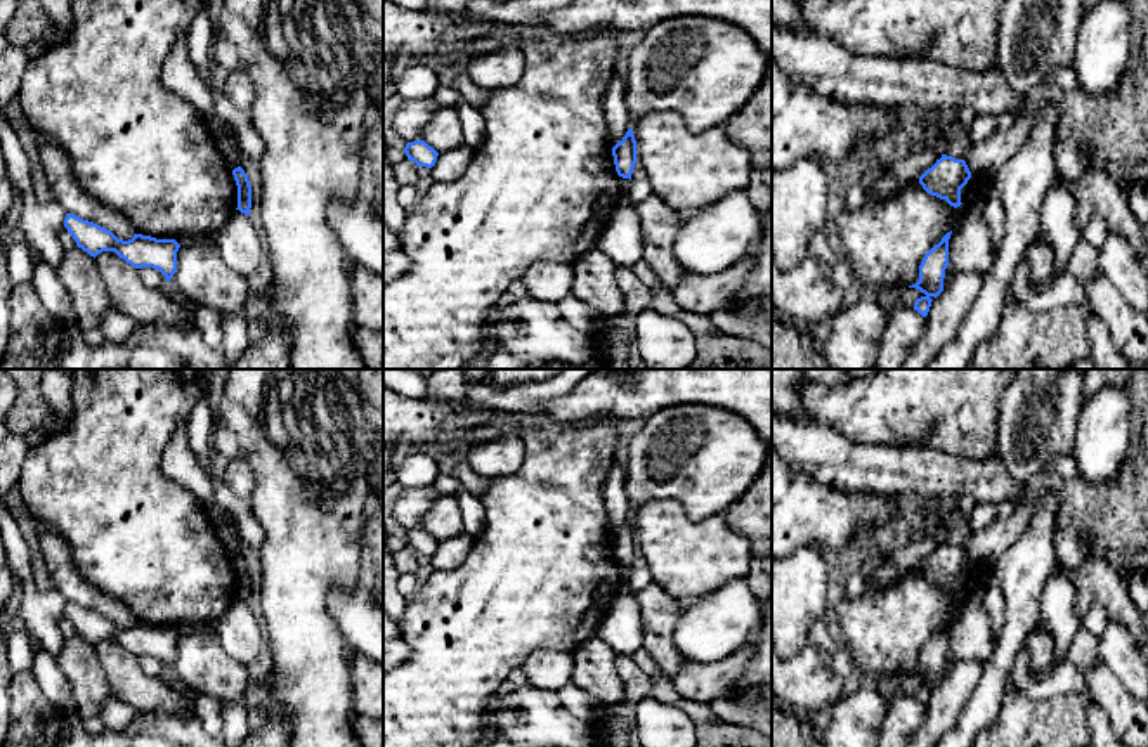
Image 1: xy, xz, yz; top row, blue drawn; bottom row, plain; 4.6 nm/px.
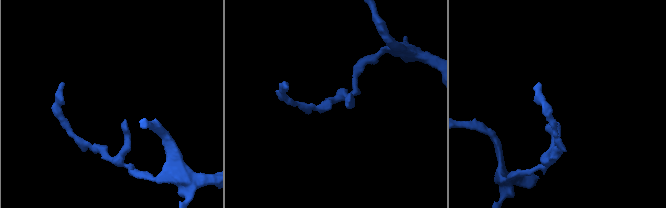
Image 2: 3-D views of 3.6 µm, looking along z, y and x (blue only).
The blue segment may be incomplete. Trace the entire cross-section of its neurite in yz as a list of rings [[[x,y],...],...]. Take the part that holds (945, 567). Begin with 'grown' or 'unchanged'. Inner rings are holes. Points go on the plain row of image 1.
unchanged | [[[942,542],[942,546],[919,565],[919,572],[928,582],[945,588],[950,594],[957,596],[962,593],[961,577],[969,567],[971,560],[964,548]]]

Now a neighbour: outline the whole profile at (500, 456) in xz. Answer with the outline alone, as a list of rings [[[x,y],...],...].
[[[505,433],[484,444],[470,445],[463,458],[487,480],[515,473],[524,458],[525,447],[522,437]]]

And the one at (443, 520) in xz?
[[[440,496],[423,516],[423,529],[439,542],[463,532],[456,496]]]

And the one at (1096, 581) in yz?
[[[1086,555],[1079,567],[1070,568],[1070,577],[1077,591],[1079,619],[1099,603],[1108,620],[1125,624],[1136,643],[1143,650],[1148,646],[1148,622],[1132,603],[1122,574],[1103,555]]]

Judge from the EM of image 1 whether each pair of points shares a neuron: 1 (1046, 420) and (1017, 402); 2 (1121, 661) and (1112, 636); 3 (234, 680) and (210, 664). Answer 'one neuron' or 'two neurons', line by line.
1: one neuron
2: one neuron
3: one neuron

